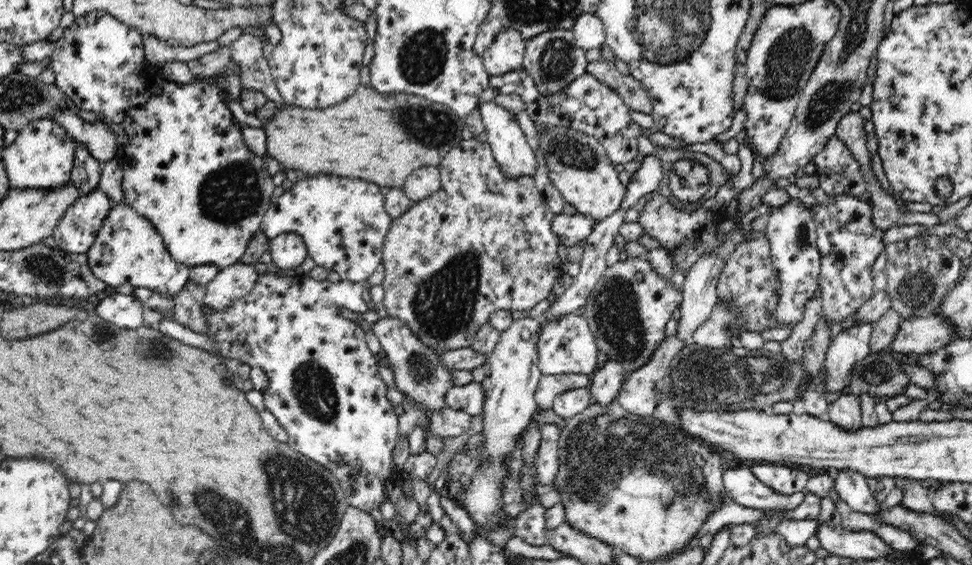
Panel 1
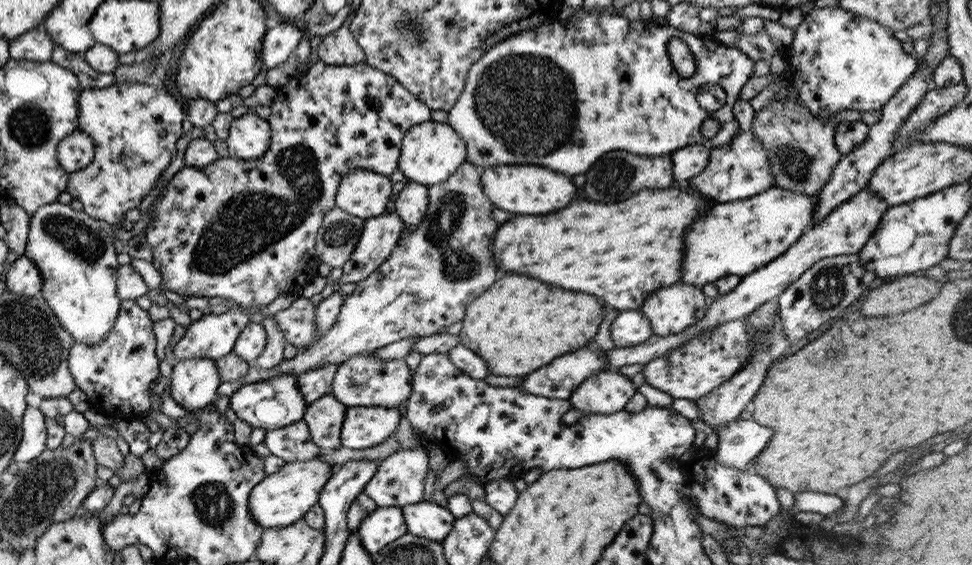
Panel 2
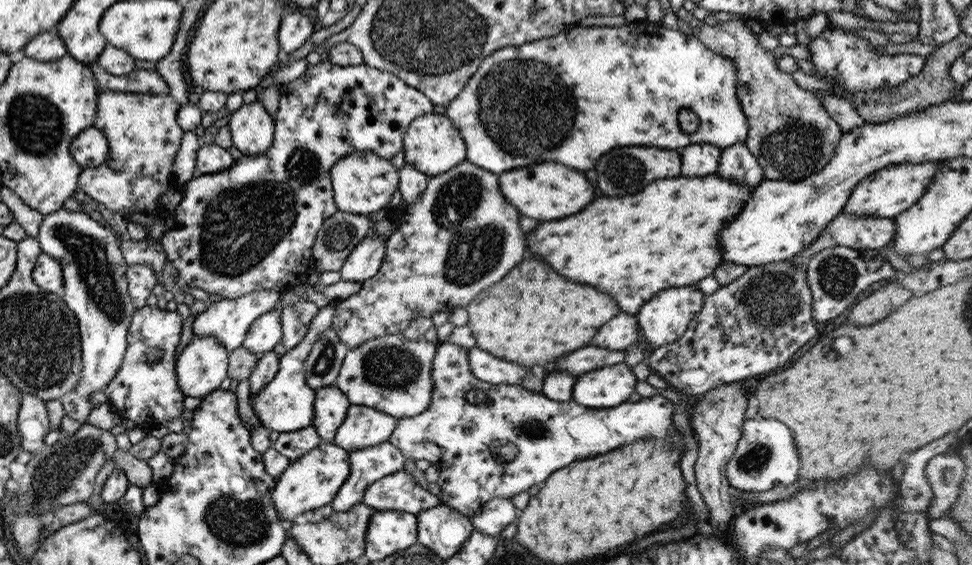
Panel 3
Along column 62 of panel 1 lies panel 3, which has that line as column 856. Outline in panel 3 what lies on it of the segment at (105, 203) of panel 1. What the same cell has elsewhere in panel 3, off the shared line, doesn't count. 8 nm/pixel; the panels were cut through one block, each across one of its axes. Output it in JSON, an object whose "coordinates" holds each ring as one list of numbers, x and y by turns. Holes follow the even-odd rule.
{"coordinates":[[839,212,833,218,825,230,817,235,801,252,797,262,797,269,803,269,805,263,821,250,832,246,846,246,854,250,879,249,890,244,895,234,895,224,891,219,885,218,859,218,859,216,847,216,847,213]]}

